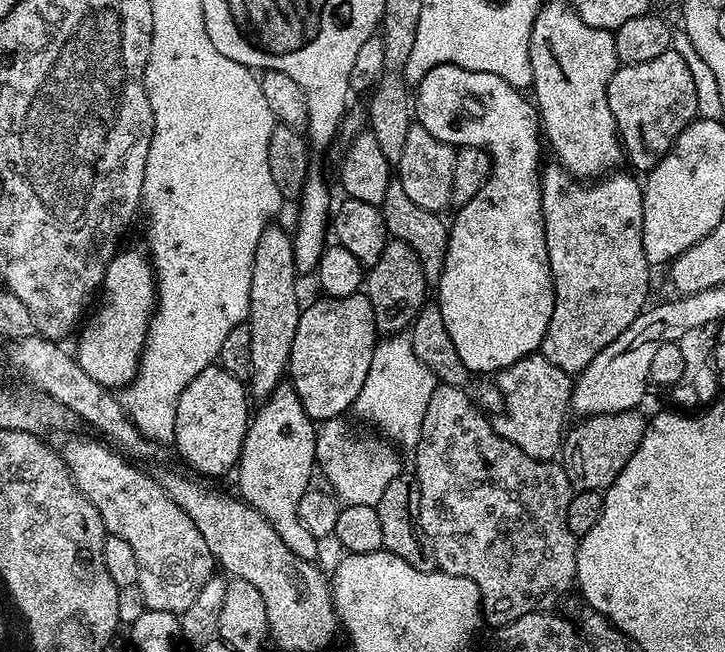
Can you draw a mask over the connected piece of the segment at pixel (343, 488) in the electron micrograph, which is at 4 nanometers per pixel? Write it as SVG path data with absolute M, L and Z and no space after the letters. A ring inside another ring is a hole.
M336 417L323 421L316 433L316 459L317 465L324 472L330 485L329 489L333 492L337 501L342 505L370 505L375 507L381 500L383 491L394 480L401 475L400 460L396 451L389 443L382 440L360 440L352 436L345 424L346 420Z

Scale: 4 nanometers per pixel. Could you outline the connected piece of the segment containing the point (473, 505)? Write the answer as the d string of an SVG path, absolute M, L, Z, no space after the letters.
M437 383L434 394L430 394L430 406L426 406L426 415L422 422L420 440L412 452L416 466L414 475L419 483L419 524L432 544L432 553L436 559L437 569L446 574L454 574L458 578L470 578L470 582L474 582L474 586L478 586L480 591L480 607L483 619L496 624L495 626L503 626L514 622L518 618L522 618L526 614L555 609L555 604L571 588L573 591L576 584L578 536L577 533L572 533L572 528L568 525L568 507L572 504L574 489L559 463L552 460L535 460L530 458L530 454L522 454L522 450L518 450L518 446L514 446L514 442L502 438L502 434L496 432L495 423L491 419L487 420L472 405L471 398L462 389L456 387L455 383Z

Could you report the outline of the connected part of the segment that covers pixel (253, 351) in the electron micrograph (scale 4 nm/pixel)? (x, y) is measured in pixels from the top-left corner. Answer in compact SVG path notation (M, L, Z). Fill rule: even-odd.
M277 226L264 229L254 250L254 266L250 274L250 310L246 321L250 330L250 392L263 402L285 379L290 350L294 346L294 333L302 311L300 296L296 293L296 263L292 236ZM256 395L256 396L255 396Z

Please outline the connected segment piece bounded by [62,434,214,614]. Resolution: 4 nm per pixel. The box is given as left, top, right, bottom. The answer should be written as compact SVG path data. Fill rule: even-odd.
M76 434L65 439L68 441L65 442L64 448L62 447L64 461L78 490L82 490L82 494L86 494L86 498L90 498L90 502L94 502L94 506L102 514L108 535L130 542L130 546L134 549L134 554L138 557L138 586L142 590L146 606L177 614L184 612L186 606L192 605L194 598L198 598L202 586L206 586L206 582L214 574L210 546L206 546L202 534L198 534L198 526L194 526L190 514L186 514L186 510L182 510L182 506L178 506L178 502L174 502L174 498L166 494L166 490L155 475L147 476L142 469L135 468L132 465L135 463L121 455L115 447L107 448L103 444L105 443L103 439L87 440L80 435Z

